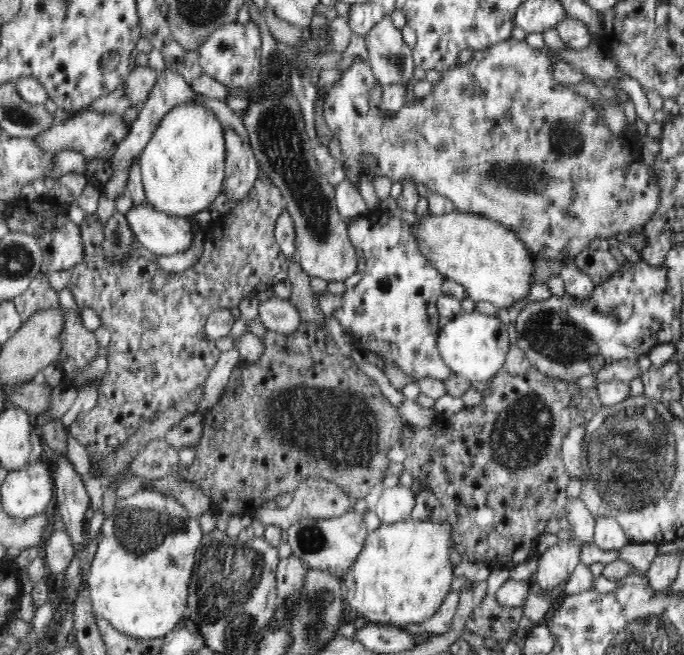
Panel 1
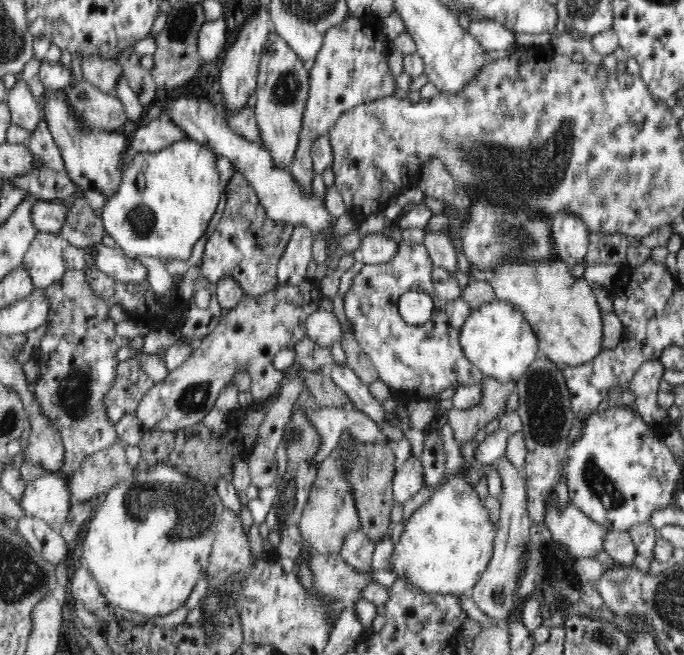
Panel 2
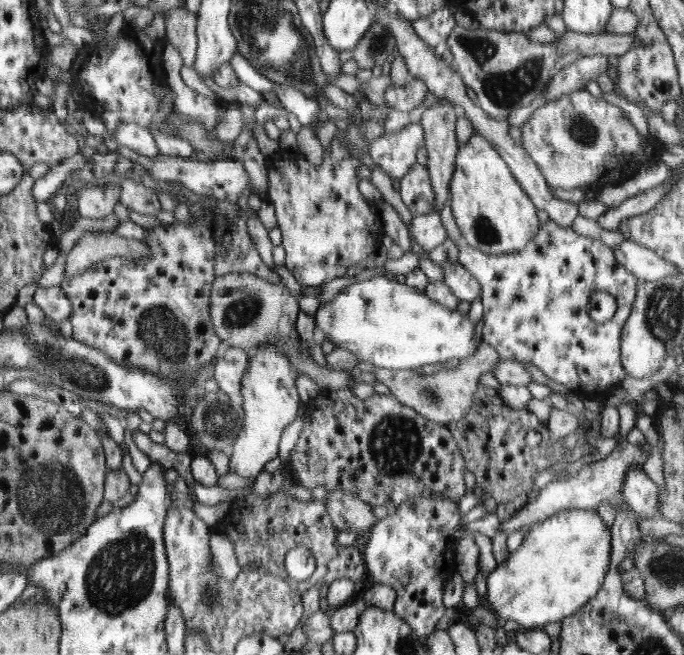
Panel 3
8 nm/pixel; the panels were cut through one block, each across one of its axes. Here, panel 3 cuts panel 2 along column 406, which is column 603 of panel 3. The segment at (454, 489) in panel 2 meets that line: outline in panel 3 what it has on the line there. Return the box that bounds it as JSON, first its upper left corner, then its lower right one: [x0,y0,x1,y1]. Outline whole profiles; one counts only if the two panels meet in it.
[486,509,611,628]

